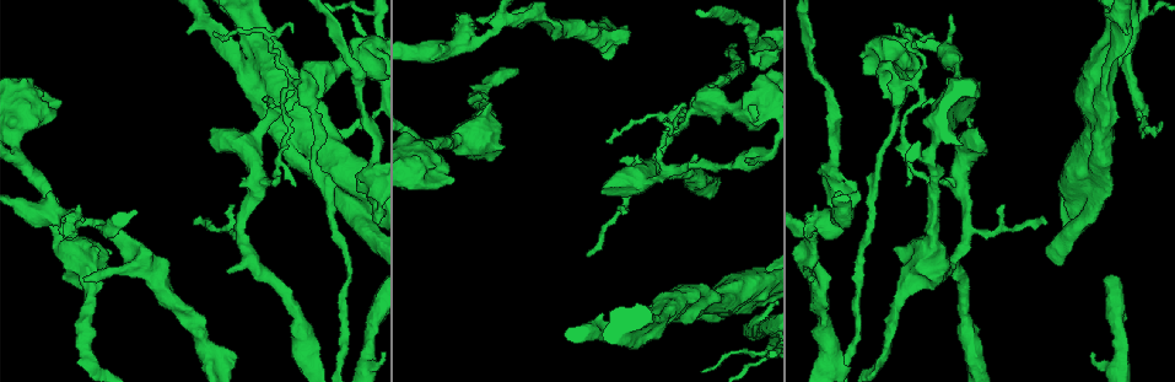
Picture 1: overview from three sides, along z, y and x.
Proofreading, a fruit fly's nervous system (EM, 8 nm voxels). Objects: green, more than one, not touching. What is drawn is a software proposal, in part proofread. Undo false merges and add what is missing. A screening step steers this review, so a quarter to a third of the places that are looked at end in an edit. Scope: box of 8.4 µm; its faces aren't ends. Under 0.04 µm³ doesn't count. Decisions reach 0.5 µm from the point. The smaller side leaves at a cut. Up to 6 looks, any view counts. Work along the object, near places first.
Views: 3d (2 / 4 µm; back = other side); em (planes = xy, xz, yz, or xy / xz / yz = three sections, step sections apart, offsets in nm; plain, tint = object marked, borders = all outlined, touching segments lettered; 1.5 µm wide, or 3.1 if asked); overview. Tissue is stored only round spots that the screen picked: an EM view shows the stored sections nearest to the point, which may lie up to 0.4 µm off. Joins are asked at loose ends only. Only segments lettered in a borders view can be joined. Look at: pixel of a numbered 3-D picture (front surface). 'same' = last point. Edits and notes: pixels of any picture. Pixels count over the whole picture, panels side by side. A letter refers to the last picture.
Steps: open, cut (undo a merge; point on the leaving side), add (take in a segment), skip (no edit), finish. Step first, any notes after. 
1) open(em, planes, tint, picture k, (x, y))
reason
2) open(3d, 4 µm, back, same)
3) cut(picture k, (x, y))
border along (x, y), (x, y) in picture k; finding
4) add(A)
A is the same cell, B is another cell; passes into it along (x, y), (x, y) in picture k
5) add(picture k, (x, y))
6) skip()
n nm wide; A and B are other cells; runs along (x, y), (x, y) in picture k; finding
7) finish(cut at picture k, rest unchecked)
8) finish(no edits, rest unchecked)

open(em, xz, step 8, borders, picture 1, (932, 33))

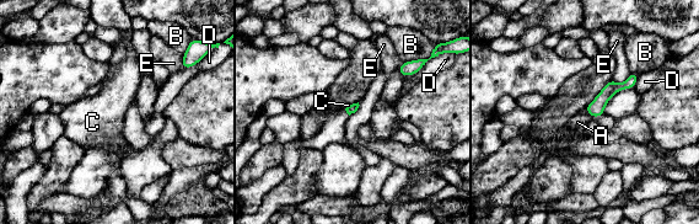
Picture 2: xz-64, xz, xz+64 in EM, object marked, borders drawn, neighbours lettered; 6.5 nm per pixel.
open(em, planes, borders, same)
another direction

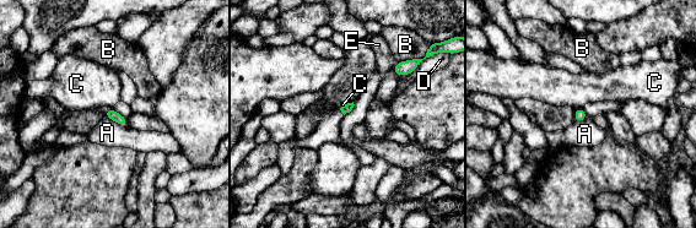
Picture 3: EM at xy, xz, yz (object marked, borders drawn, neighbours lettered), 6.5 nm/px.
skip()
A, B, C, D and E are other cells; border along (104, 115), (128, 126) in picture 3; no lettered segment goes on from it

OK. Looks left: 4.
open(em, xz, step 4, tint, picture 1, (847, 180))
free end

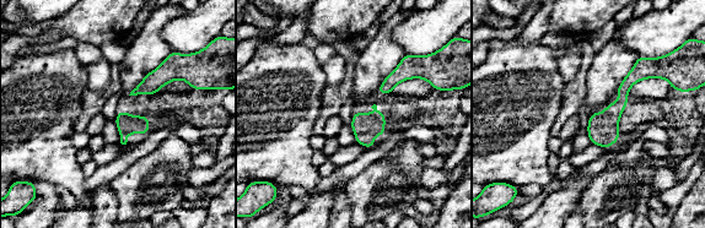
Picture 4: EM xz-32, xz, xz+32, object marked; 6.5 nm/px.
open(em, xy, step 4, borders, same)
another direction

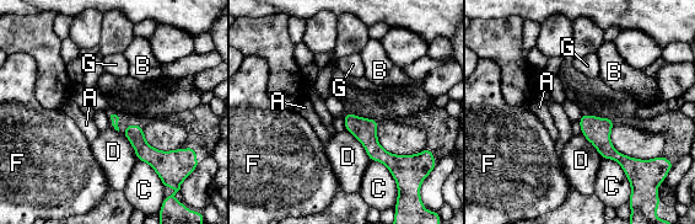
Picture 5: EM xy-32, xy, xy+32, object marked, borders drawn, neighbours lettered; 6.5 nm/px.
skip()
A, B, C, D, F and G are other cells; none of them fits

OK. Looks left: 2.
open(3d, 4 µm, back, picture 1, (456, 15))
free end

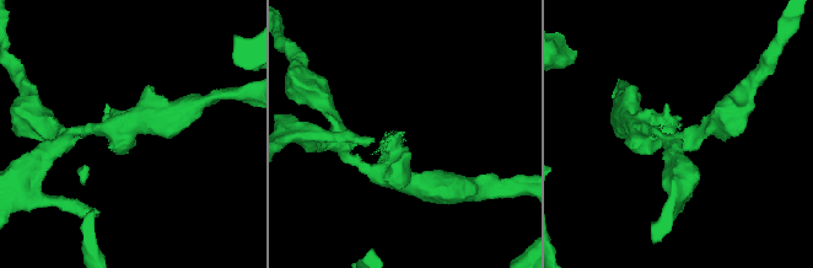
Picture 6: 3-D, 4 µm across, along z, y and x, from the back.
open(em, planes, borders, picture 6, (403, 132))
need the tissue

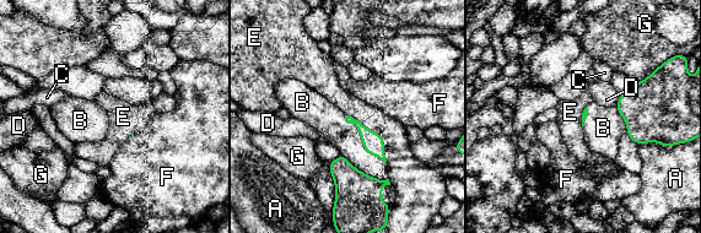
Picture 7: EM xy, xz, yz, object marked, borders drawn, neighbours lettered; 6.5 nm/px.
skip()
A, B, C, D, E, F and G are other cells; border along (345, 114), (362, 123) in picture 7; no lettered segment goes on from it

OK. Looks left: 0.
finish(no edits, rest unchecked)

